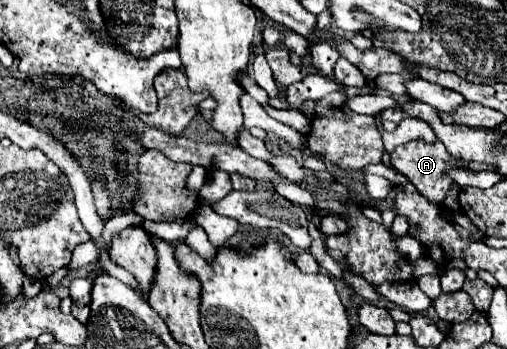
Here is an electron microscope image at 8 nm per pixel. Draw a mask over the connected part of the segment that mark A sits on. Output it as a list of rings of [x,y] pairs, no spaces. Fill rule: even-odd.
[[[413,140],[413,142],[407,142],[403,146],[397,146],[393,152],[391,152],[391,164],[409,178],[409,182],[433,204],[443,204],[445,202],[445,196],[447,192],[451,190],[453,186],[453,180],[447,178],[447,172],[449,170],[455,170],[455,168],[463,168],[463,170],[471,170],[467,166],[463,166],[463,160],[459,158],[453,158],[441,140],[435,140],[433,144],[427,144],[423,140]]]

